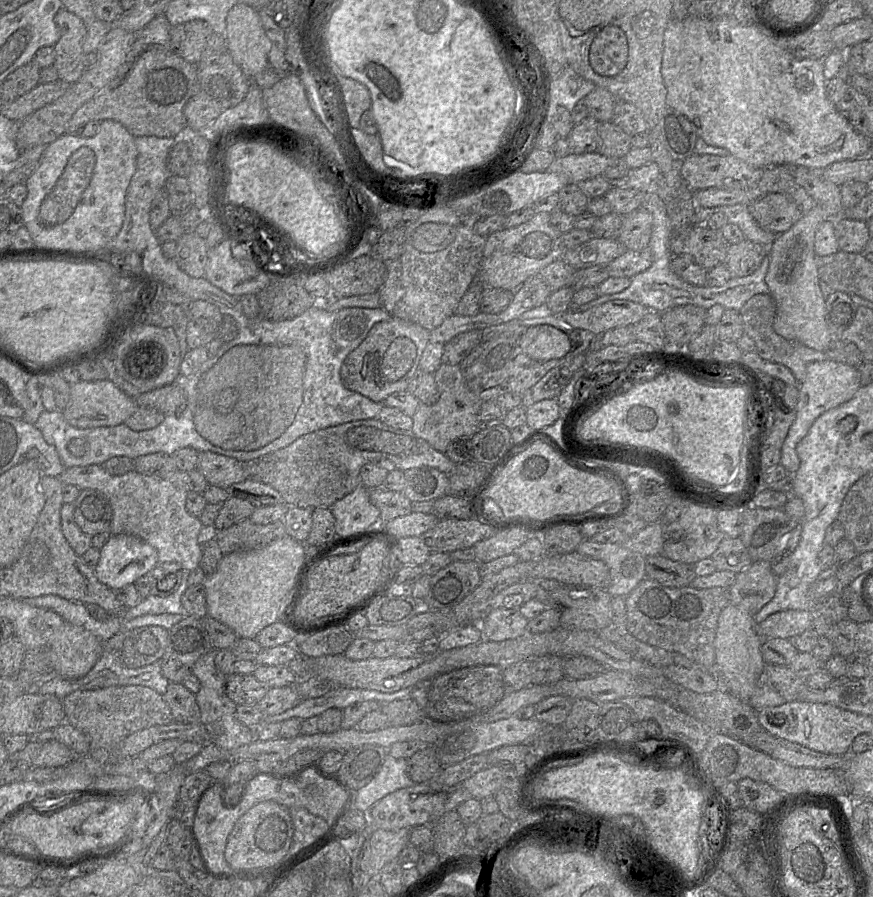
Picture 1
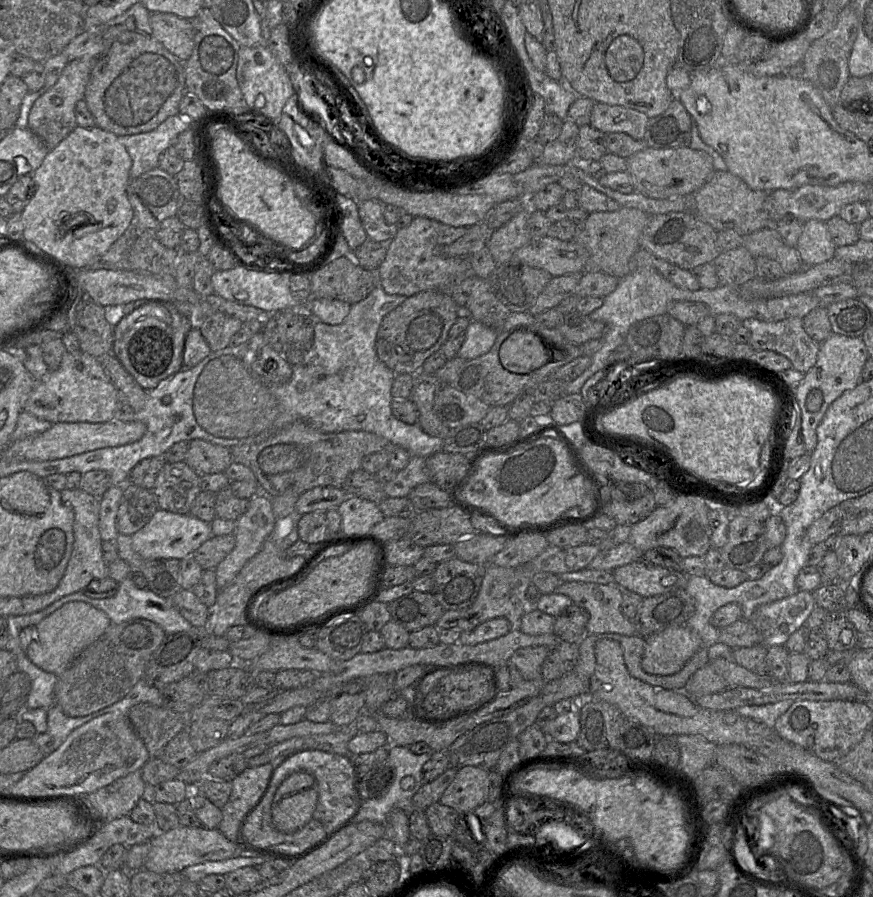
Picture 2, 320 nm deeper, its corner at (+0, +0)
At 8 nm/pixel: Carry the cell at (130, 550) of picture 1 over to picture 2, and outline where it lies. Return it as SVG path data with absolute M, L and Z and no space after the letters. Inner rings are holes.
M157 510L149 522L131 535L133 550L144 559L178 559L182 560L212 536L210 523L204 522L190 514L177 514Z

